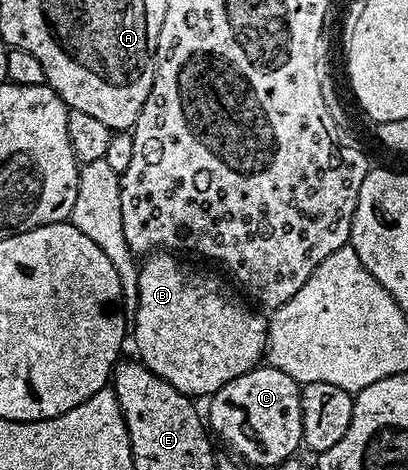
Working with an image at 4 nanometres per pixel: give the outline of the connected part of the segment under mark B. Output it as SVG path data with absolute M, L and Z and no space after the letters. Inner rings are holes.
M156 250L143 257L139 265L138 314L136 348L138 359L158 378L170 382L182 394L193 398L211 397L226 382L246 374L265 359L268 347L268 320L255 312L255 307L247 308L222 281L208 272L199 272L180 260L175 260L168 250Z

